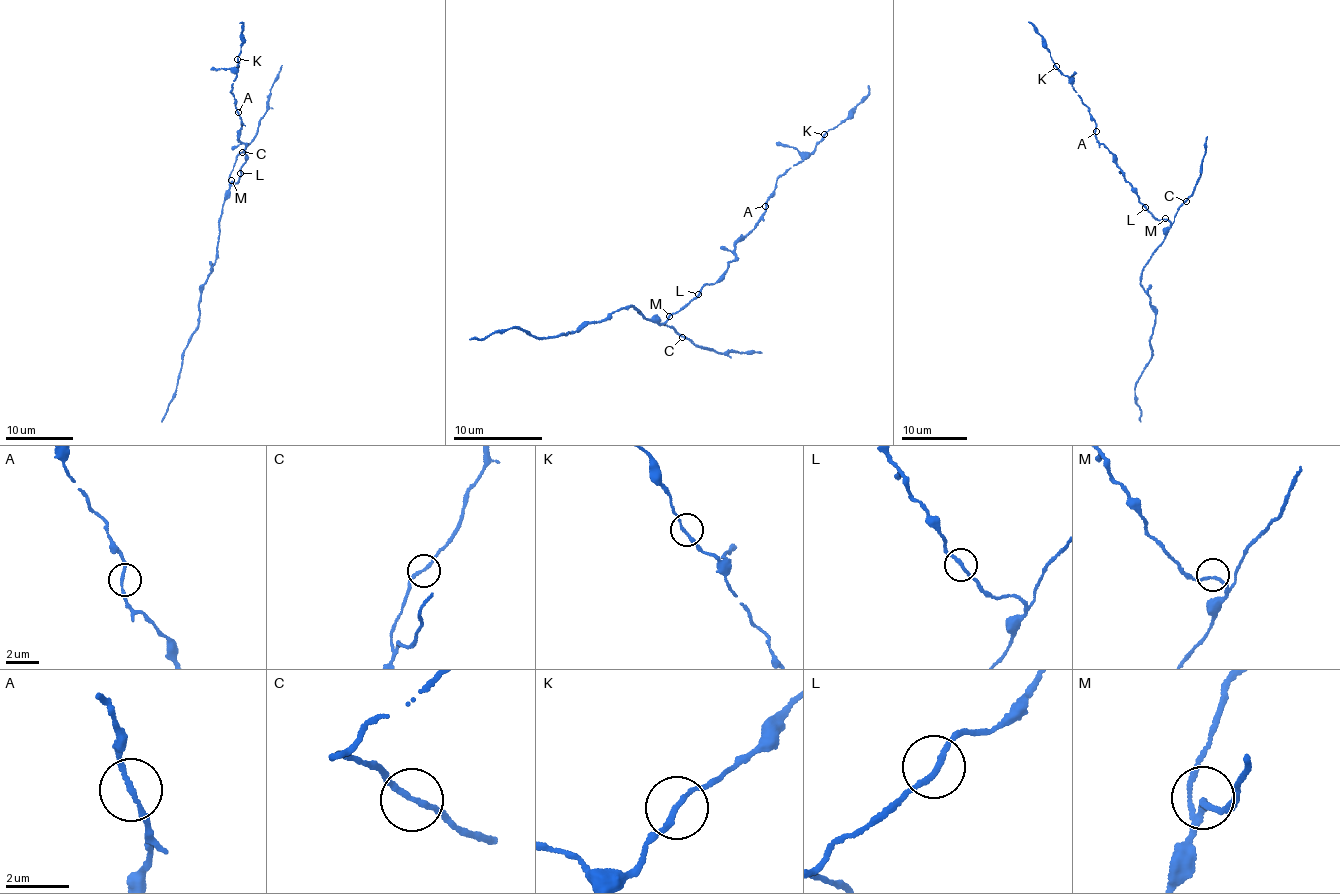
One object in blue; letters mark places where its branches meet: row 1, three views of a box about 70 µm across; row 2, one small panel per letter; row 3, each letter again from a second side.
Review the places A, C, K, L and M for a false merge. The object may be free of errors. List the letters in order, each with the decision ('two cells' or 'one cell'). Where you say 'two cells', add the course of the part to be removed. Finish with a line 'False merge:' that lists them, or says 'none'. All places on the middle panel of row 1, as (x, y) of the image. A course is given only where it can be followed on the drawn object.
A: one cell
C: one cell
K: one cell
L: one cell
M: one cell
False merge: none

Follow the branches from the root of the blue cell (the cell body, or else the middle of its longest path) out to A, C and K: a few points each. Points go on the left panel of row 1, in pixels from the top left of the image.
A: (231, 182), (239, 180), (246, 155), (246, 145), (238, 140), (242, 120), (238, 112)
C: (231, 182), (228, 181), (229, 174), (241, 153)
K: (231, 182), (239, 180), (246, 155), (246, 145), (238, 140), (242, 120), (230, 91), (237, 59)

